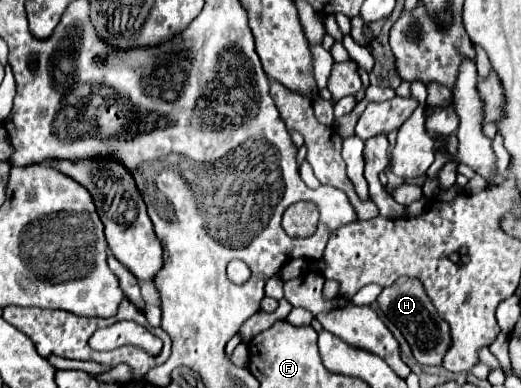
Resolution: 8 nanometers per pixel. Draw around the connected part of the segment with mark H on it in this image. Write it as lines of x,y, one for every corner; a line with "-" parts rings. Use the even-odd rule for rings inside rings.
399,278
391,288
383,288
383,292
377,298
379,308
383,314
401,330
407,344
411,346
411,352
419,364
437,366
443,362
443,356
447,354
451,346
451,334
449,324
437,314
433,302
425,294
425,288
415,278

